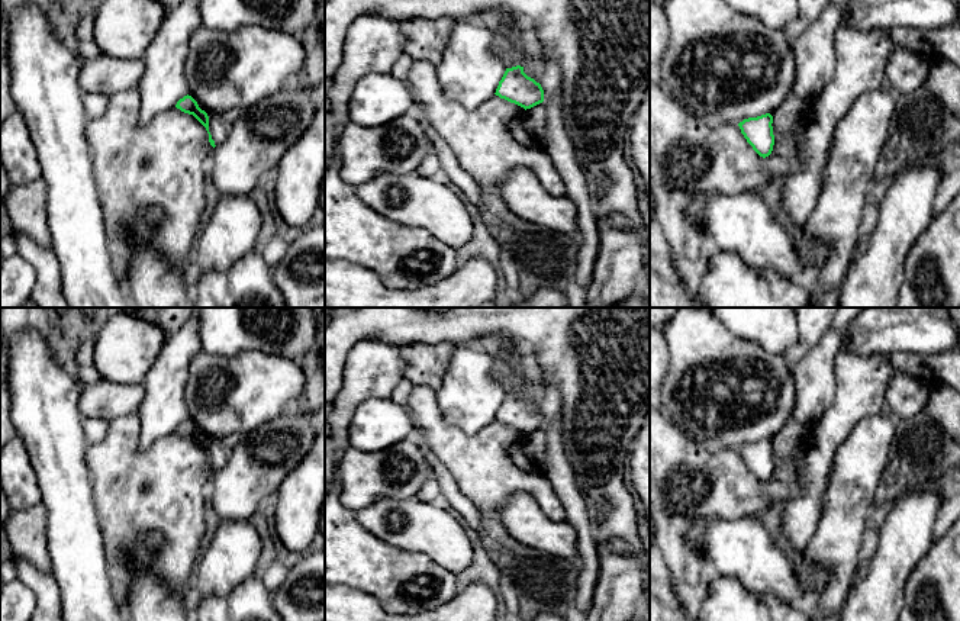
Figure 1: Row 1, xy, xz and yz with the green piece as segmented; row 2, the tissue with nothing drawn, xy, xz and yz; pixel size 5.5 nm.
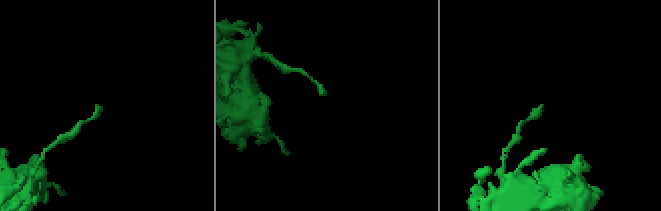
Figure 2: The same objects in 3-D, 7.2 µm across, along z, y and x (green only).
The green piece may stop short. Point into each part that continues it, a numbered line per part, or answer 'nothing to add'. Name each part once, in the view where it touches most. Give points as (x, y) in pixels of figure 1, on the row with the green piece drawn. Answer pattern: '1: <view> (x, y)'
nothing to add

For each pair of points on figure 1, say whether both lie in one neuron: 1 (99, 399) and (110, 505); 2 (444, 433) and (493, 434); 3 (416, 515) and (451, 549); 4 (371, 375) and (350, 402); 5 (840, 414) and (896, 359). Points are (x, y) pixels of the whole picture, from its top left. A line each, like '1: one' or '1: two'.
1: two
2: one
3: one
4: one
5: two

